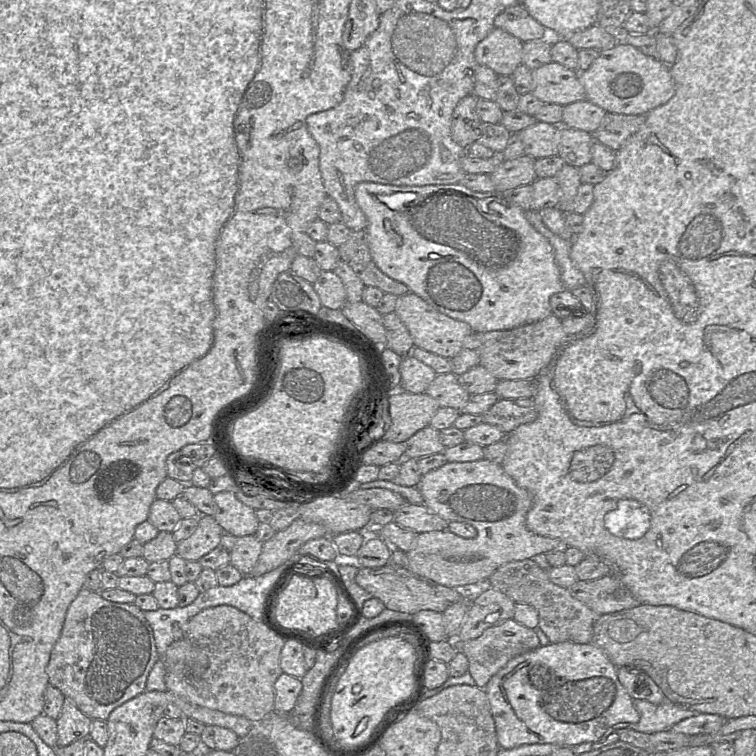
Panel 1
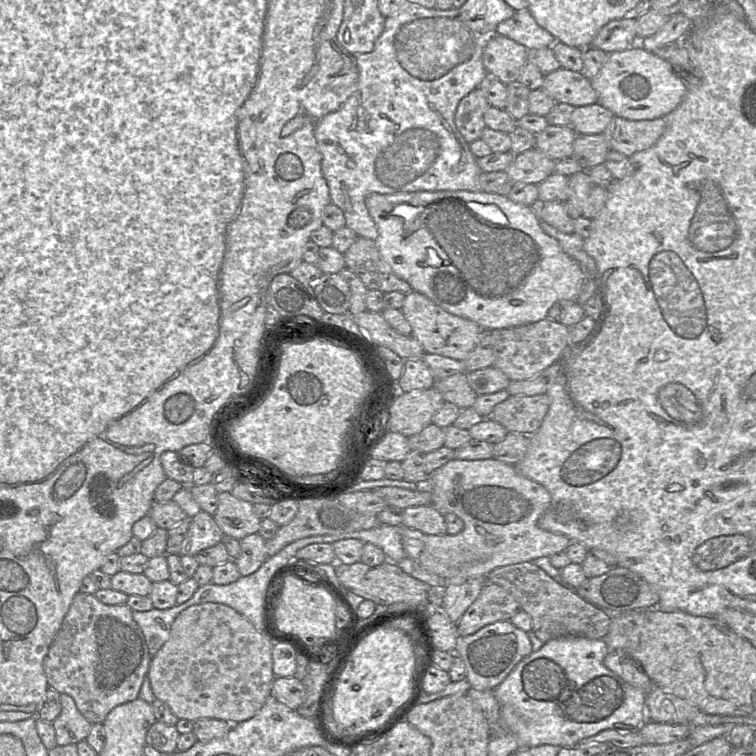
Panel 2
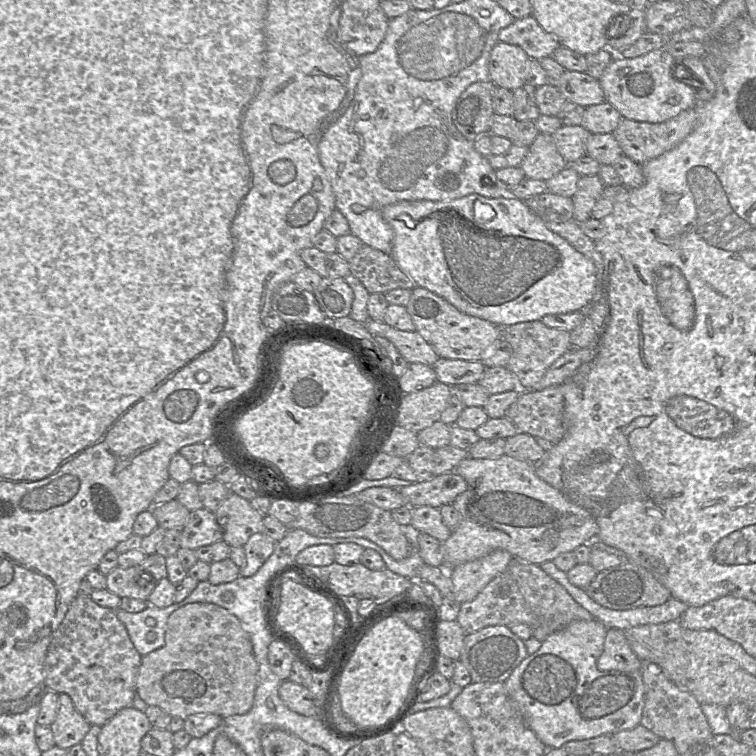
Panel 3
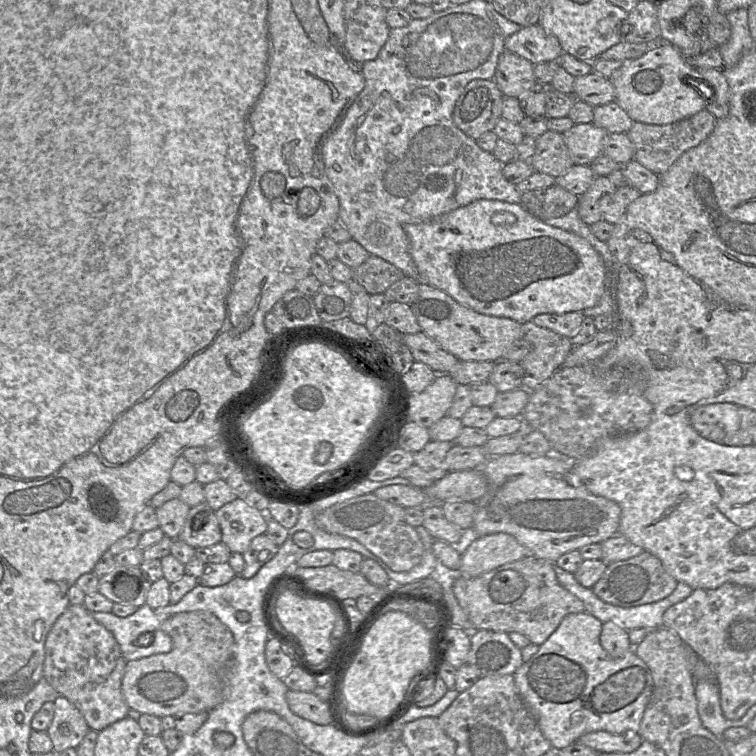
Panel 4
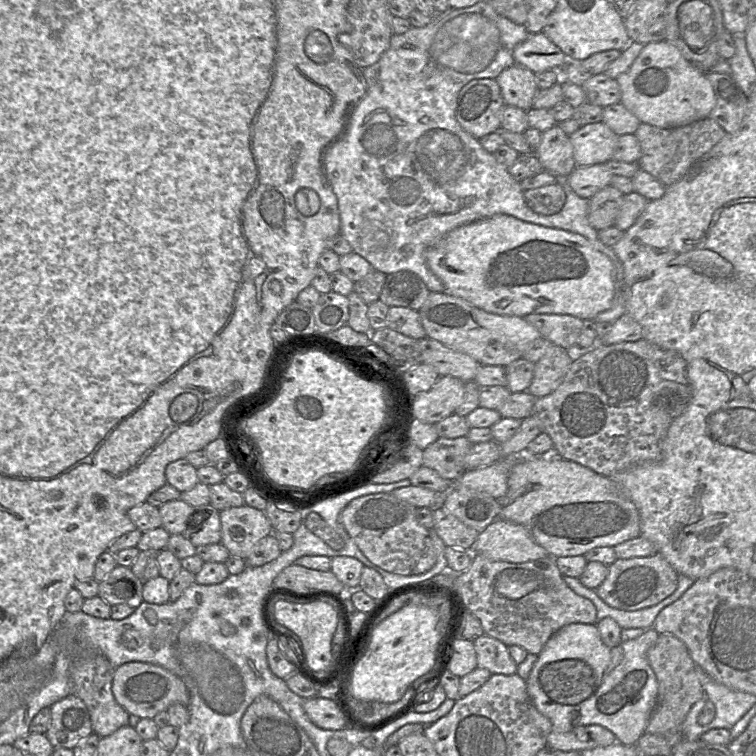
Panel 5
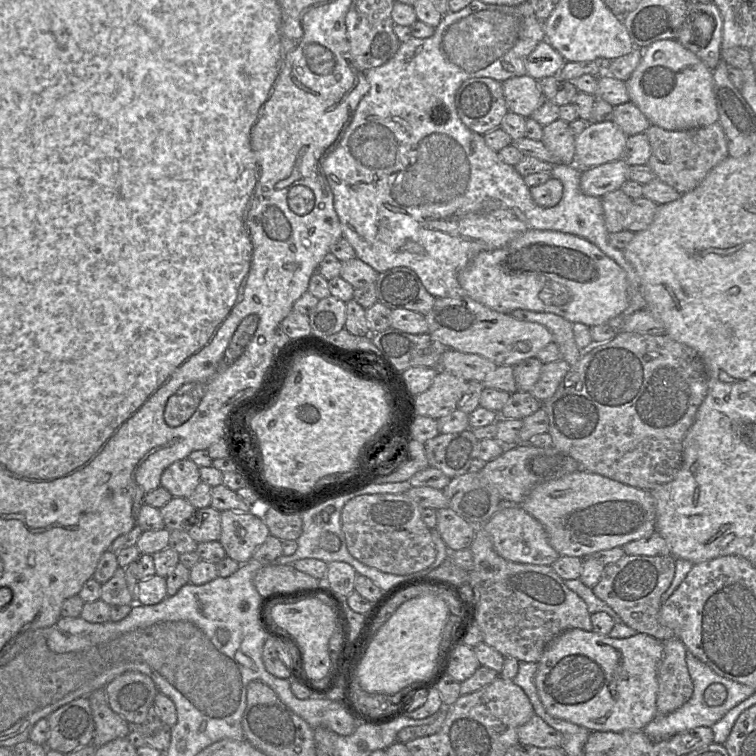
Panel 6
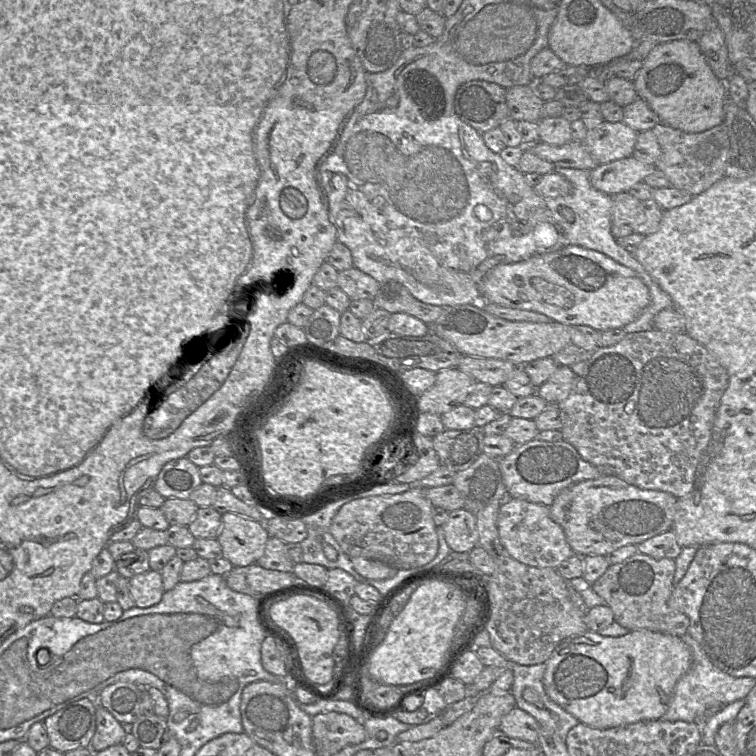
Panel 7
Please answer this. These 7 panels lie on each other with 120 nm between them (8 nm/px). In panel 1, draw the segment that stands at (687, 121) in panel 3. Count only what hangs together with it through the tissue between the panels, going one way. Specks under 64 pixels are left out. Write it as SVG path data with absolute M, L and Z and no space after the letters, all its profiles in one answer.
M606 113L592 135L594 140L618 151L645 122L645 115Z

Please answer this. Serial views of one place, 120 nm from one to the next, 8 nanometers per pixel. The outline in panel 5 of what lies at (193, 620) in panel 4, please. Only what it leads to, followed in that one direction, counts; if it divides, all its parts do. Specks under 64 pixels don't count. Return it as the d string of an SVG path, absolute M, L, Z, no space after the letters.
M145 662L125 663L114 670L112 692L116 701L130 714L138 718L153 718L176 703L187 706L189 691L184 682L167 669Z

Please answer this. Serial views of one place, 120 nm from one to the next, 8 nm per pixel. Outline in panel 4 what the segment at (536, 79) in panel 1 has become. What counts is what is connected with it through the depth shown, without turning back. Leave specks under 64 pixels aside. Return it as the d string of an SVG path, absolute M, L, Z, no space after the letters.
M592 71L575 78L573 97L596 107L615 101L615 88L609 78Z

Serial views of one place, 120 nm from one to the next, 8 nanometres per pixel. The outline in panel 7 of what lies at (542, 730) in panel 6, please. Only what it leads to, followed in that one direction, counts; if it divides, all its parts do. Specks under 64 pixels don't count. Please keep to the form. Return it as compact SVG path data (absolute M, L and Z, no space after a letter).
M515 707L502 717L499 731L509 738L524 740L531 743L538 742L540 724L527 712Z

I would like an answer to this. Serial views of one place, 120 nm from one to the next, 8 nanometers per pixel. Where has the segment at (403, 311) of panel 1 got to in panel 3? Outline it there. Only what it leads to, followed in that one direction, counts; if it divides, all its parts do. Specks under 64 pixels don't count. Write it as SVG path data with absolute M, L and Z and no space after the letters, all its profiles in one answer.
M416 286L406 306L416 331L433 347L439 358L482 361L485 351L501 337L501 328L487 320L465 314L444 298Z

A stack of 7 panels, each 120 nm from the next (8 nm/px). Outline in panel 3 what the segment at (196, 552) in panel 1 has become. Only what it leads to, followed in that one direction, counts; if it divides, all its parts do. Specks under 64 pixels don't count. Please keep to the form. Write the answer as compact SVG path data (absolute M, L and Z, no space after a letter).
M206 508L191 511L181 529L180 547L196 550L223 539L222 529L213 512Z

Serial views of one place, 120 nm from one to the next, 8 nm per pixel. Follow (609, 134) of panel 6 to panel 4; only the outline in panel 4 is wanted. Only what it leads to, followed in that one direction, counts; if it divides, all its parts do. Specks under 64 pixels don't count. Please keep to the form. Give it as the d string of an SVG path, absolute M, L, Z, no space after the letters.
M591 122L574 124L562 135L573 163L589 165L602 154L607 131Z

